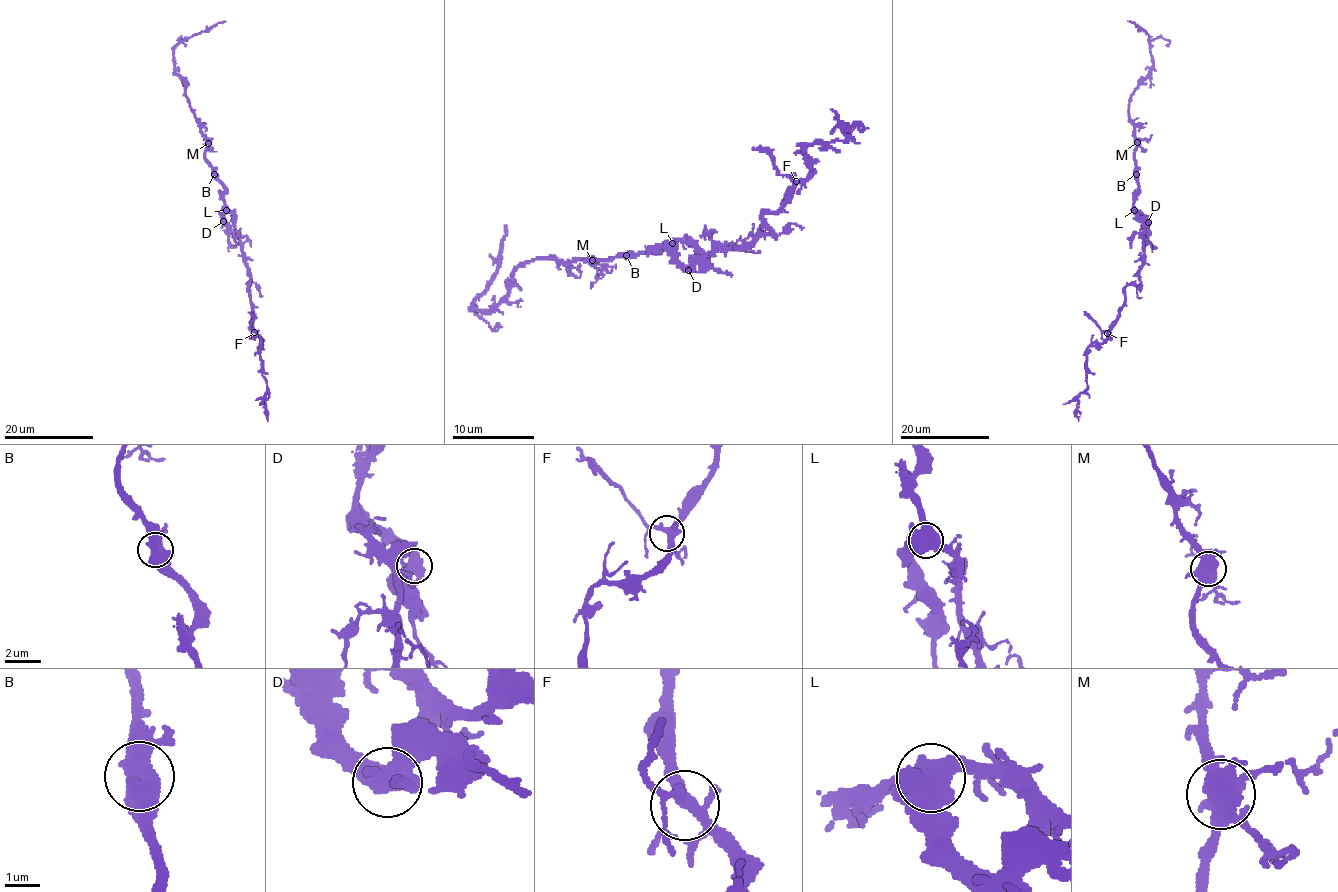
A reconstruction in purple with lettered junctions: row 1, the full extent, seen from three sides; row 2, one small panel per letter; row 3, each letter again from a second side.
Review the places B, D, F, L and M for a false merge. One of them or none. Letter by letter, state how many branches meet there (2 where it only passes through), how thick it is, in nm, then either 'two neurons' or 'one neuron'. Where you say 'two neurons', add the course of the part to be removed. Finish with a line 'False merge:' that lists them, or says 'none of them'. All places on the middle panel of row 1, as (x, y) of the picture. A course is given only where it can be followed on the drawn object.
B: 2 branches meet; 650 nm thick; one neuron
D: 3 branches meet; 500 nm thick; one neuron
F: 5 branches meet; 280 nm thick; one neuron
L: 4 branches meet; 650 nm thick; two neurons; foreign part runs (673, 243), (674, 255), (684, 265), (697, 264), (726, 273)
M: 5 branches meet; 550 nm thick; one neuron
False merge: L

